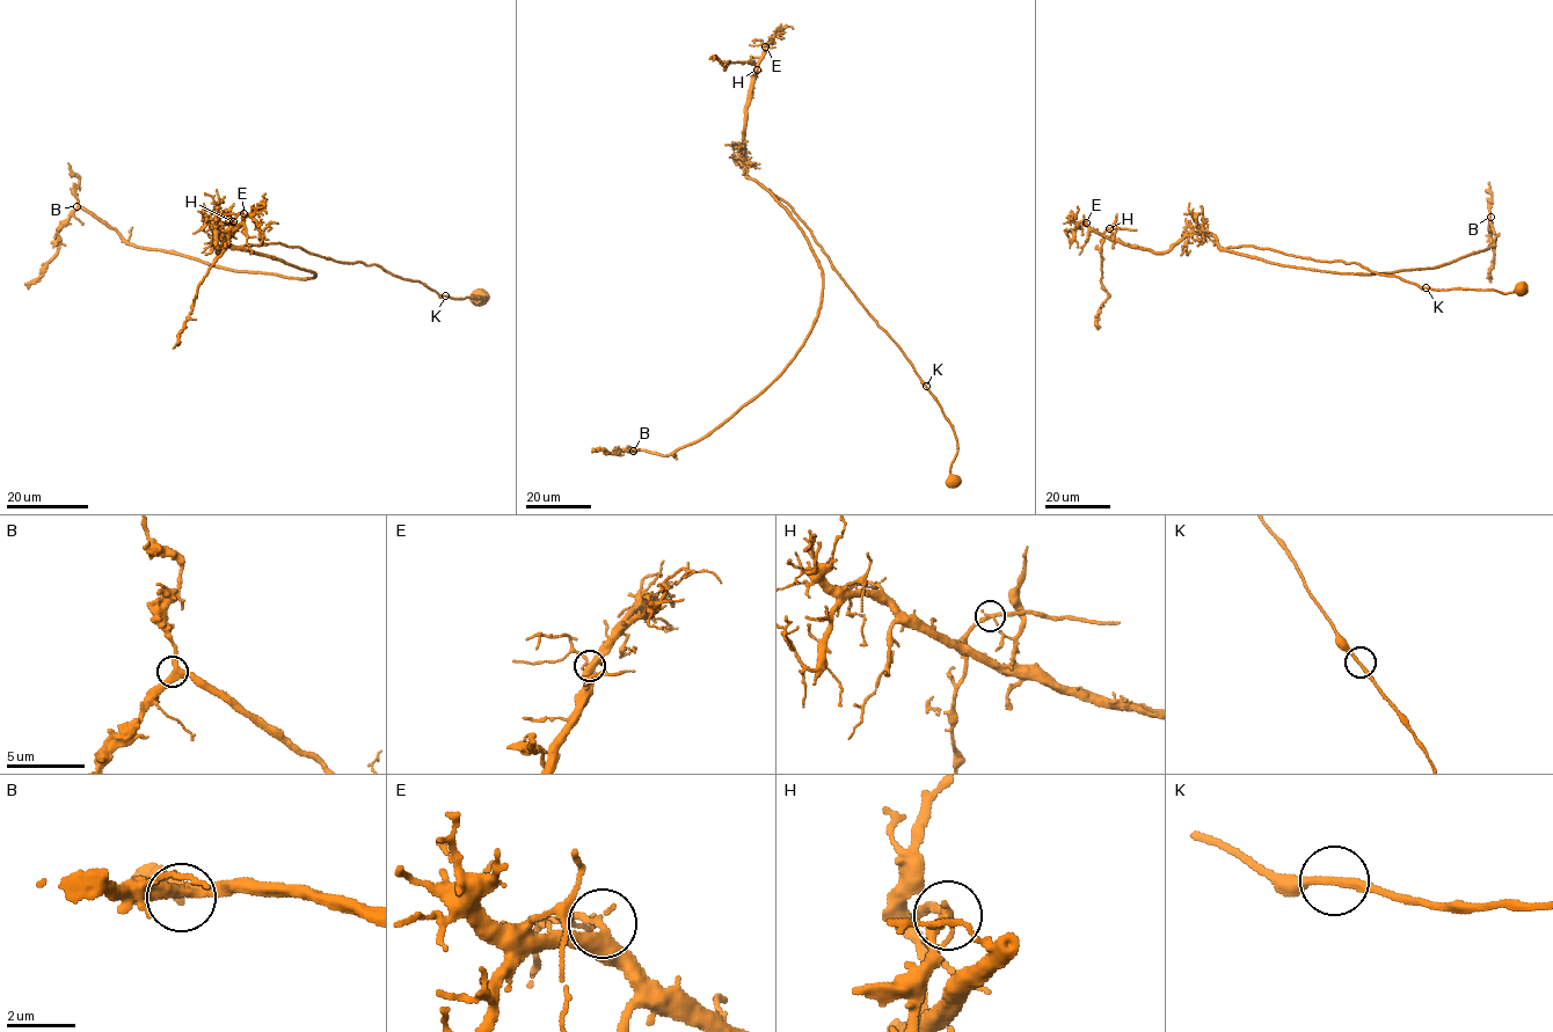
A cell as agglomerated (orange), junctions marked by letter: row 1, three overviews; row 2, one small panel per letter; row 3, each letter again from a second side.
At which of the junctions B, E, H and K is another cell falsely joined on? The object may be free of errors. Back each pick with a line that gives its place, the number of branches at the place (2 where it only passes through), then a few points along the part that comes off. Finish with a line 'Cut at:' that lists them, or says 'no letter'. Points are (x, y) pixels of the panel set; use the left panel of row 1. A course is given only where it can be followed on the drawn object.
H: (233, 221) | 3 | (233, 221), (228, 246), (198, 286), (192, 309), (173, 348)
Cut at: H

